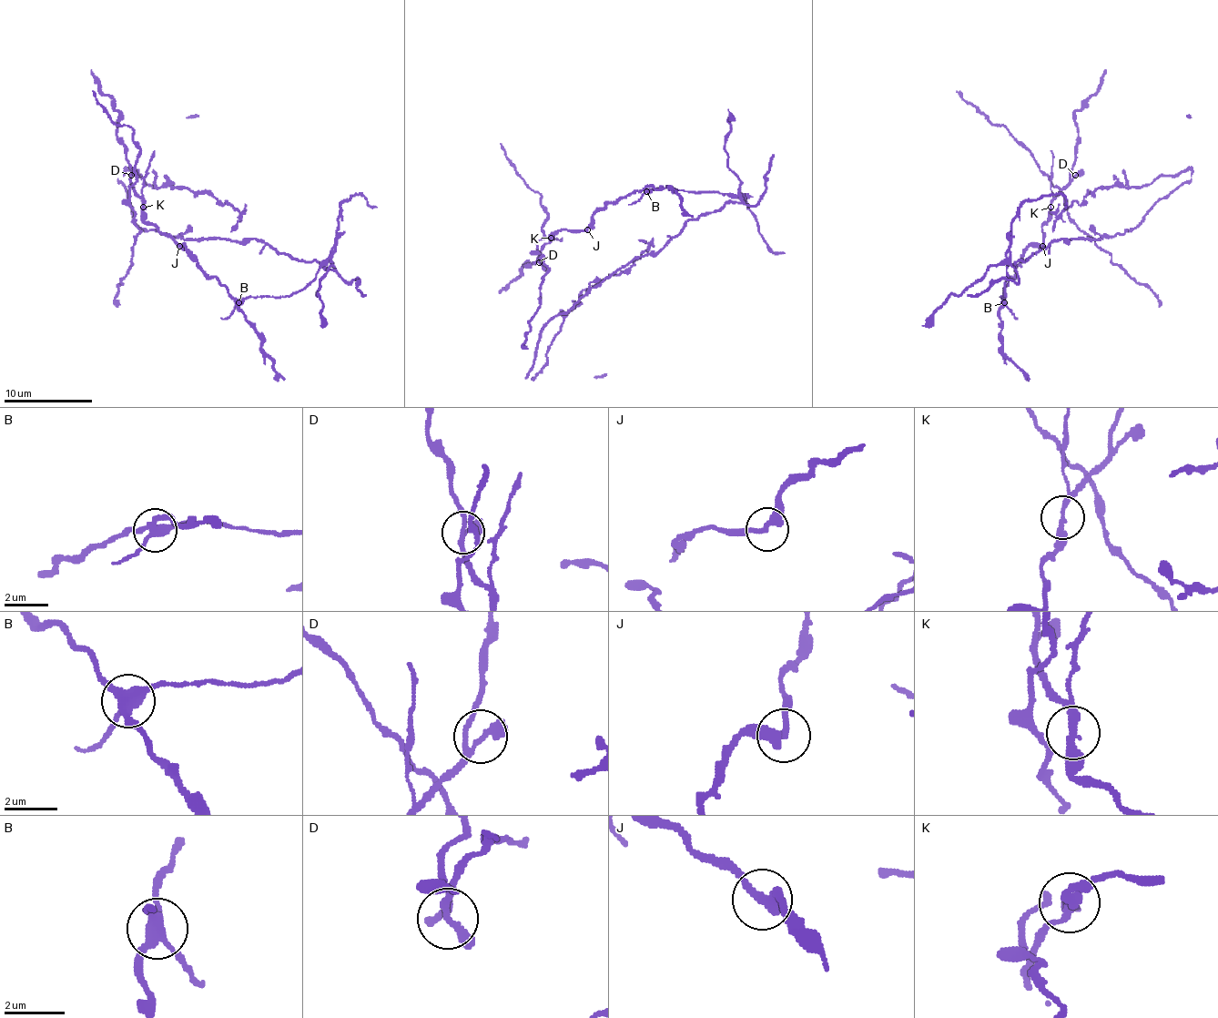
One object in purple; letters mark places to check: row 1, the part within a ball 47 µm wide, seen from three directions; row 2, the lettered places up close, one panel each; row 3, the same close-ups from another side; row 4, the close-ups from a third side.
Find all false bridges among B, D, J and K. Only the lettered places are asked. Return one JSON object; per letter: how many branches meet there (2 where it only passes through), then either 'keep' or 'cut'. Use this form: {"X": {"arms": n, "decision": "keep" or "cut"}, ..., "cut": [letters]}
{"B": {"arms": 4, "decision": "cut"}, "D": {"arms": 3, "decision": "keep"}, "J": {"arms": 2, "decision": "keep"}, "K": {"arms": 2, "decision": "cut"}, "cut": ["B", "K"]}

